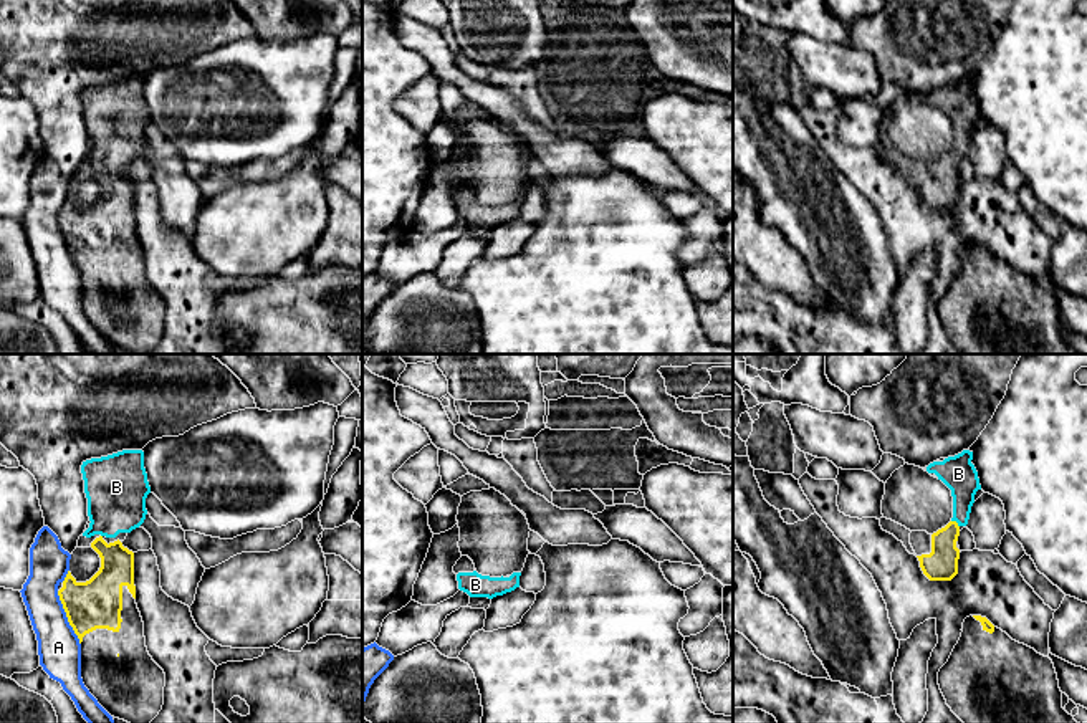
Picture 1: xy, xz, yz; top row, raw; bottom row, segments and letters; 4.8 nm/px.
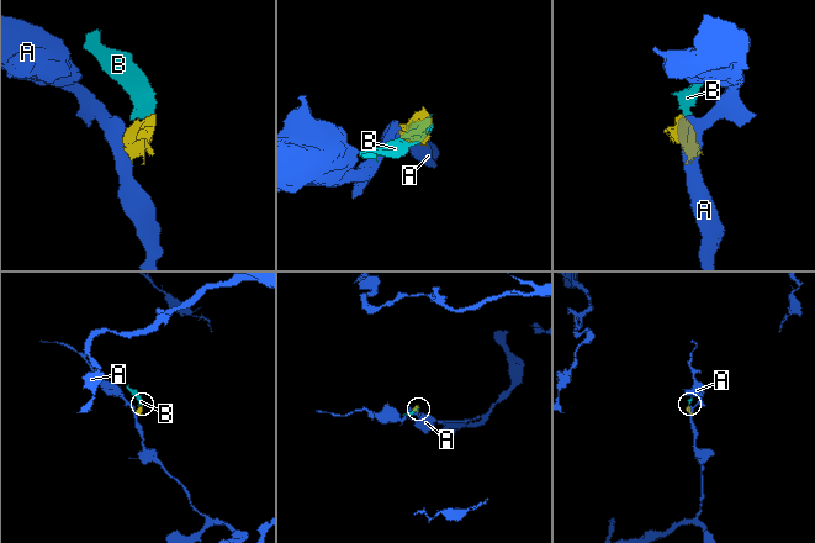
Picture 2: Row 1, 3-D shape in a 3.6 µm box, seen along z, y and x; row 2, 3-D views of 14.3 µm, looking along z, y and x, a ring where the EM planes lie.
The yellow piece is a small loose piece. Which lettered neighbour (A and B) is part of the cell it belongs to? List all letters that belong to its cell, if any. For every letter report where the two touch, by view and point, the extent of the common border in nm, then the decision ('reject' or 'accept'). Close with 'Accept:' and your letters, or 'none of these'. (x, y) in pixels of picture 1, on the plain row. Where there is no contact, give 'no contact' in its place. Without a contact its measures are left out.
A: meets yellow in xy at (67, 245); contact 280 nm long; reject
B: meets yellow in yz at (957, 153); contact 50 nm long; accept
Accept: B

